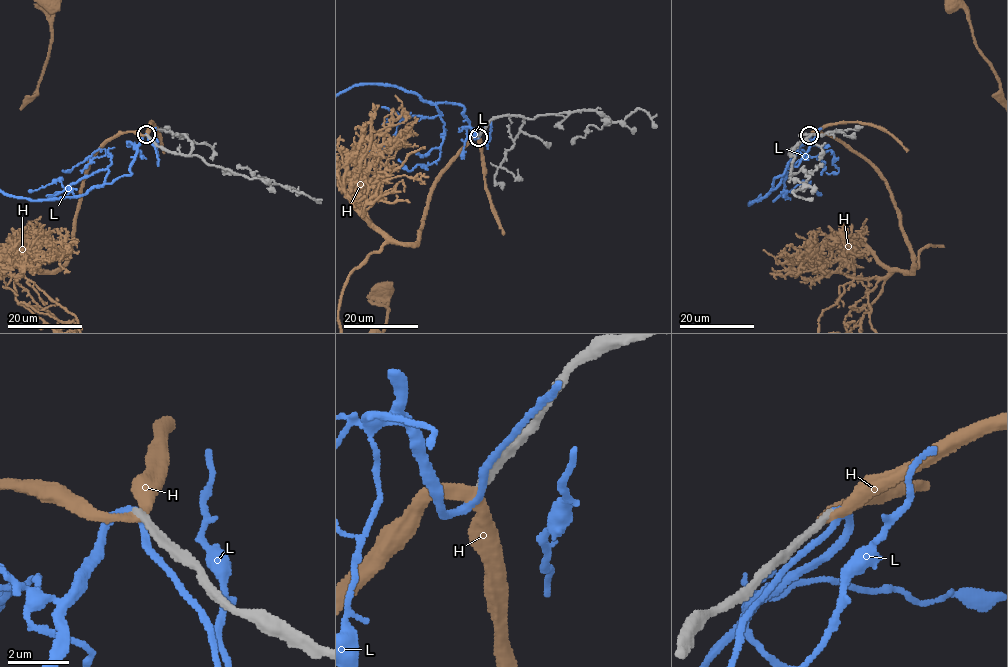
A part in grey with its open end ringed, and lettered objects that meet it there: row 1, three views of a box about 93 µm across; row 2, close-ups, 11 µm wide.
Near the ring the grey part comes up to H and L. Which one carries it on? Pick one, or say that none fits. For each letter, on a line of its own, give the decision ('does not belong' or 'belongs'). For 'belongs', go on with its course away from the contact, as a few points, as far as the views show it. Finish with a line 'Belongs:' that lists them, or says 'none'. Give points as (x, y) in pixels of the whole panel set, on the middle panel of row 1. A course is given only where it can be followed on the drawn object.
H: does not belong
L: belongs
Belongs: L

